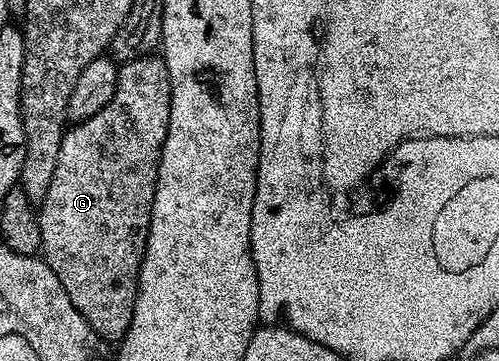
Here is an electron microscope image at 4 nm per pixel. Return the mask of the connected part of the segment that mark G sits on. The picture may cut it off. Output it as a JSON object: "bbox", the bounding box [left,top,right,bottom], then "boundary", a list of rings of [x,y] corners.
{"bbox":[38,55,172,343],"boundary":[[[149,55],[125,61],[119,70],[114,99],[110,99],[98,115],[90,115],[90,119],[77,121],[65,128],[62,148],[58,151],[58,167],[54,167],[54,179],[50,179],[50,191],[46,191],[46,199],[38,205],[42,259],[50,271],[58,275],[62,287],[66,287],[70,303],[82,311],[82,319],[90,323],[92,330],[105,343],[123,341],[134,315],[140,268],[158,183],[158,167],[170,123],[172,94],[163,56]]]}

